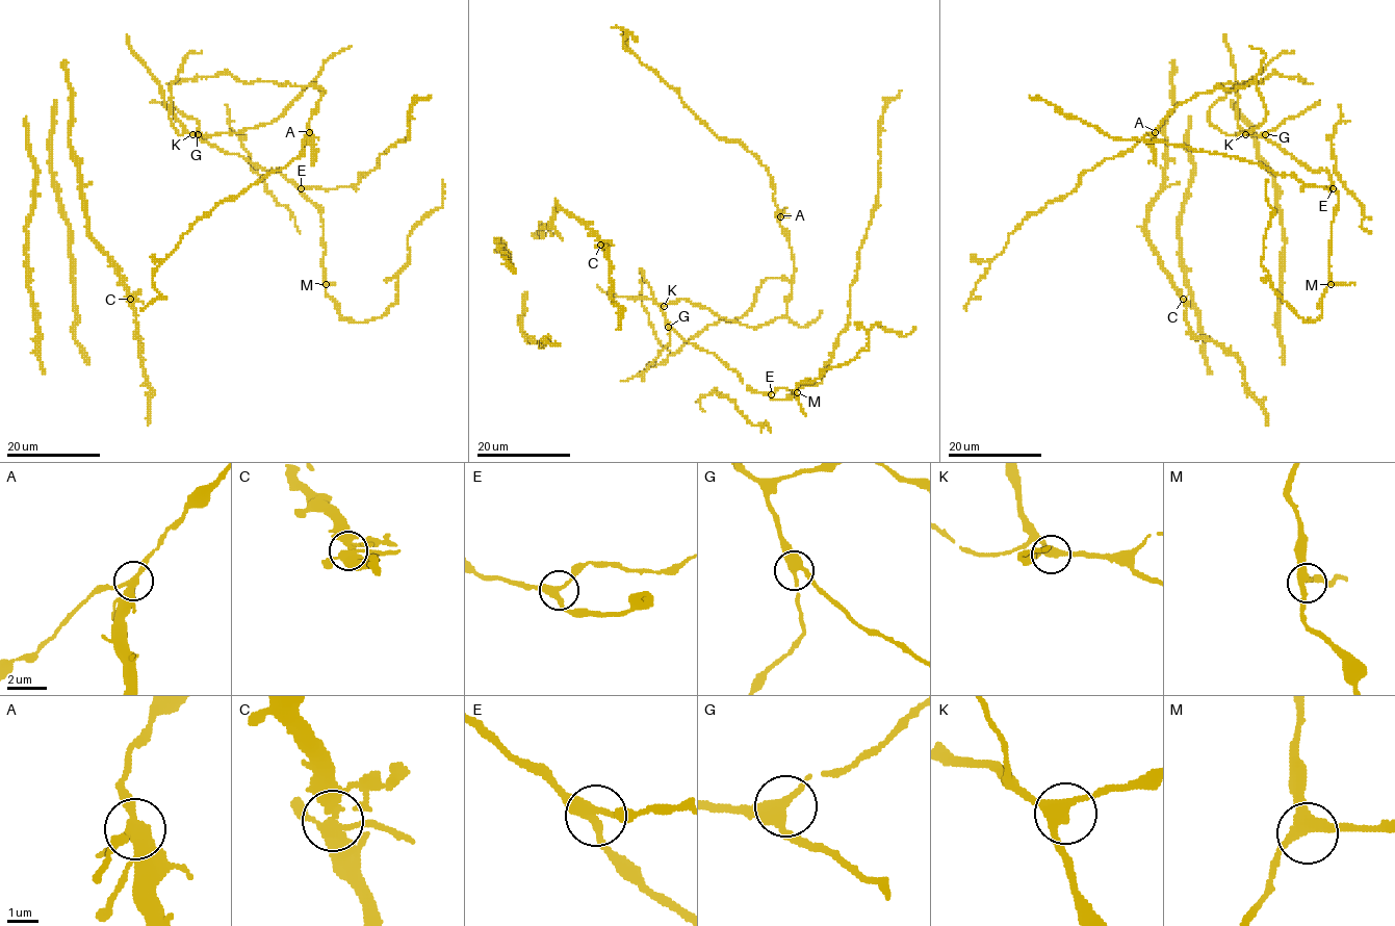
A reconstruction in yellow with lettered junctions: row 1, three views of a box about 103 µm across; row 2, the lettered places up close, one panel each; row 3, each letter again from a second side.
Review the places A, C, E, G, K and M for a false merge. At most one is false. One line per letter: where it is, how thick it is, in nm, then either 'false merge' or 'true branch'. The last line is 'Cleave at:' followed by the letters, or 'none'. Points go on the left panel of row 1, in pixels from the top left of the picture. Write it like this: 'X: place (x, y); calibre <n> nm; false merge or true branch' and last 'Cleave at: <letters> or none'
A: place (309, 132); calibre 320 nm; false merge
C: place (130, 299); calibre 360 nm; true branch
E: place (301, 188); calibre 320 nm; true branch
G: place (198, 134); calibre 360 nm; true branch
K: place (192, 134); calibre 340 nm; true branch
M: place (326, 284); calibre 360 nm; true branch
Cleave at: A

